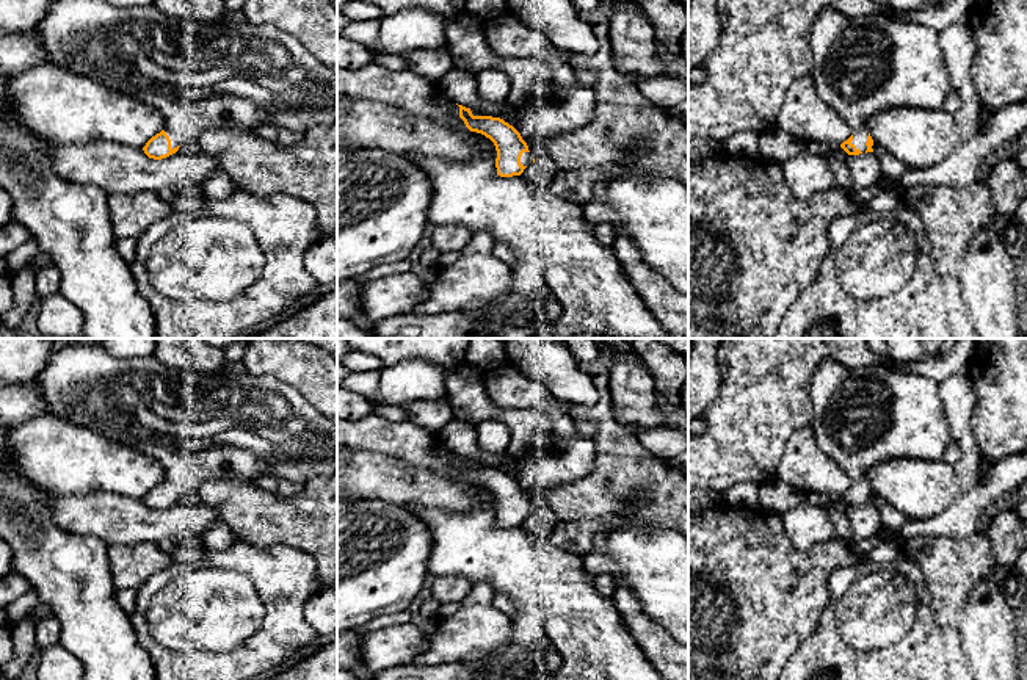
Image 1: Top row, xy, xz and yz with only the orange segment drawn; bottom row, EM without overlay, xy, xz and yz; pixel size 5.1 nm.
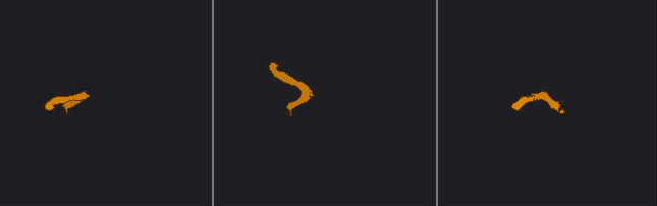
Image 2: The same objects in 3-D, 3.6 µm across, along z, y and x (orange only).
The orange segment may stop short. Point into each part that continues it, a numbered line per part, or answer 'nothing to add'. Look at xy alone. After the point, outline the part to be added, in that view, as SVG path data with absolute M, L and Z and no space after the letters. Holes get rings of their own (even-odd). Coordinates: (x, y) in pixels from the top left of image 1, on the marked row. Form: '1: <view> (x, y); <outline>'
1: xy (229, 74); M55 0L33 34L47 63L89 77L160 111L171 149L196 143L210 128L254 130L271 124L303 136L337 119L337 75L285 30L271 24L252 25L240 13L218 22L201 22L168 17L154 3L116 6L108 0Z

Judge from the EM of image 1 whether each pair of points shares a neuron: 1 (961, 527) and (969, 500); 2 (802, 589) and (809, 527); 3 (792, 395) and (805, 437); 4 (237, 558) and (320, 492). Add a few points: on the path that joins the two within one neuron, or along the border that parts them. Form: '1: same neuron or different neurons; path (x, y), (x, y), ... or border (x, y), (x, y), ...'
1: same neuron; path (961, 520), (969, 506)
2: different neurons; border (783, 533), (798, 549), (809, 549), (834, 536)
3: different neurons; border (809, 425), (800, 426), (786, 441), (780, 458)
4: different neurons; border (237, 536), (259, 547), (279, 544), (290, 547)

